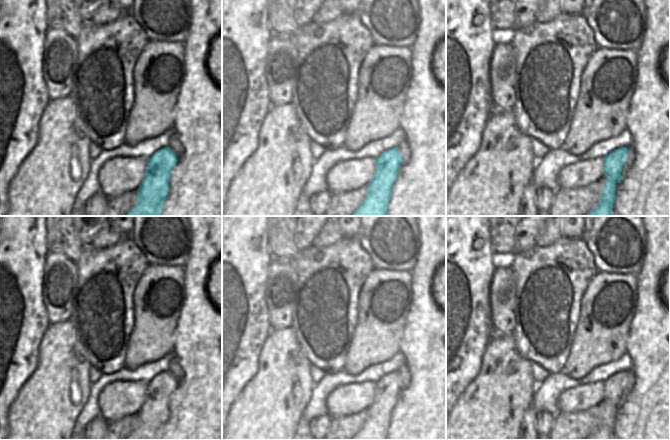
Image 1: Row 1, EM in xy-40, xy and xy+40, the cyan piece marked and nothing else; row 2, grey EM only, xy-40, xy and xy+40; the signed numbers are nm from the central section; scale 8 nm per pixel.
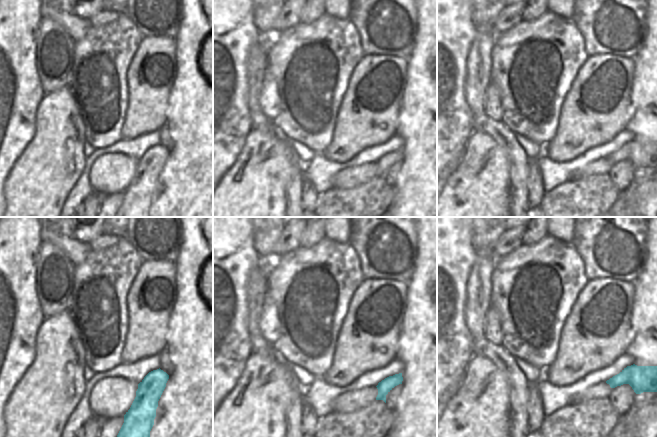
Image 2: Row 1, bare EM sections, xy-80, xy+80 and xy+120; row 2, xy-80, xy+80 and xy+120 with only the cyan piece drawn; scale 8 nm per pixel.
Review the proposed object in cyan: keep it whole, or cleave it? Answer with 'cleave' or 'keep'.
keep

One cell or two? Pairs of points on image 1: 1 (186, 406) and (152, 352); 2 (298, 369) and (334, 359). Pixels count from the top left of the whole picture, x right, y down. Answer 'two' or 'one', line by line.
1: two
2: two

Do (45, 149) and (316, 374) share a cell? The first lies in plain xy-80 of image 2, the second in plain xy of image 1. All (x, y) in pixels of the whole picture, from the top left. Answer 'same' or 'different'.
different

